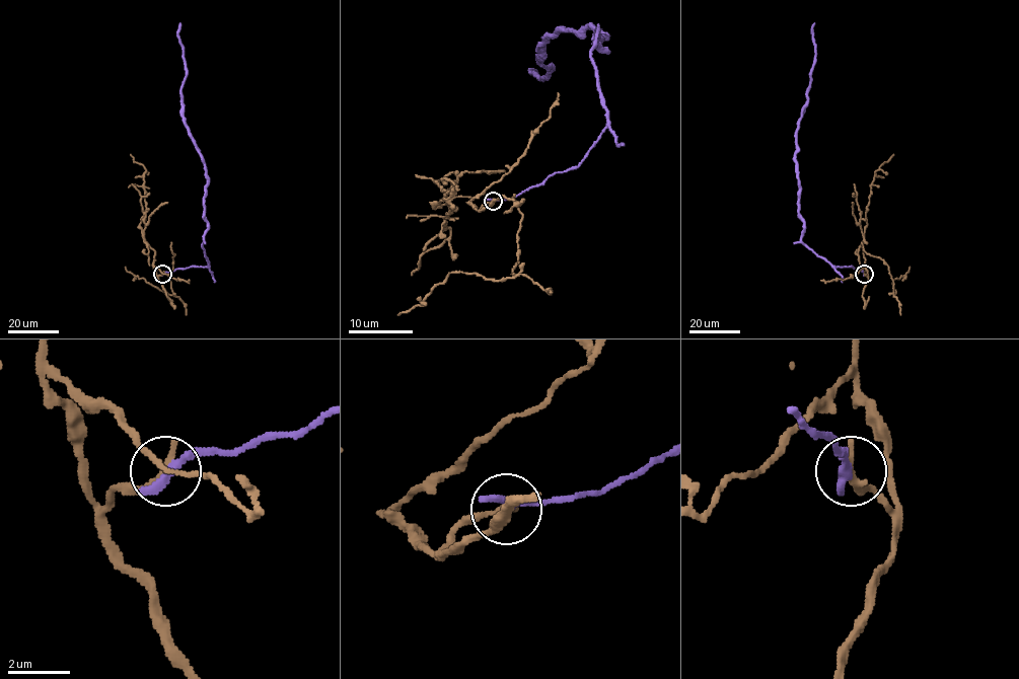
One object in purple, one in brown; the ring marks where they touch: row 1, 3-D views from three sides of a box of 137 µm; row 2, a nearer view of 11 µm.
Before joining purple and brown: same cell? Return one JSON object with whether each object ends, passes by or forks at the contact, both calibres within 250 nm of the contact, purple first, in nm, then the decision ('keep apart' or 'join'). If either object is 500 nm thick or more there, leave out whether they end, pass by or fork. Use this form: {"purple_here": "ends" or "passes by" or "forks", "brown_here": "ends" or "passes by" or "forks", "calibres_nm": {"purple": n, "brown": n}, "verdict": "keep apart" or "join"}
{"purple_here": "ends", "brown_here": "ends", "calibres_nm": {"purple": 360, "brown": 280}, "verdict": "keep apart"}

